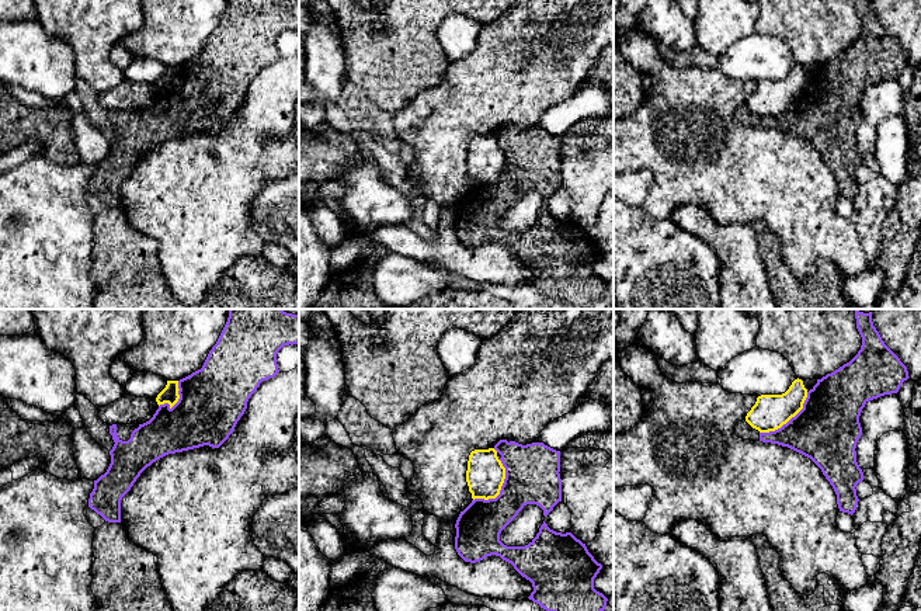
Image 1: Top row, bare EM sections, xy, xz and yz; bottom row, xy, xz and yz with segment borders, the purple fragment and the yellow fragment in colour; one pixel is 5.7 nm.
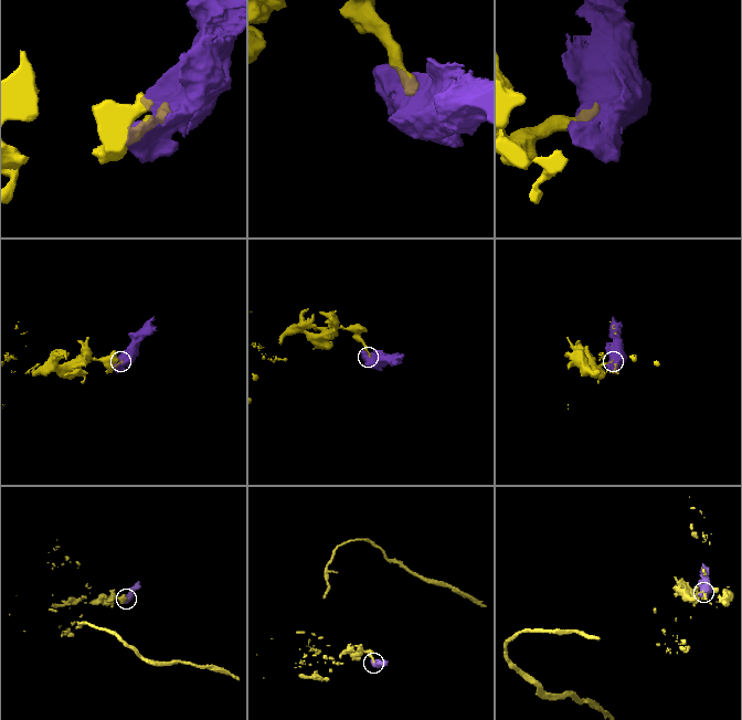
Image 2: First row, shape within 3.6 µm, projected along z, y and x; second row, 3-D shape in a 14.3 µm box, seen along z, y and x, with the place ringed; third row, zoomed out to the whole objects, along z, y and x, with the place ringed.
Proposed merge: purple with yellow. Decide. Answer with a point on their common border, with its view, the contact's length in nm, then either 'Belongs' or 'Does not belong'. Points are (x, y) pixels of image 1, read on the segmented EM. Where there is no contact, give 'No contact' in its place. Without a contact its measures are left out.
Touches purple at xz (501, 489). Shared border 280 nm. Does not belong

